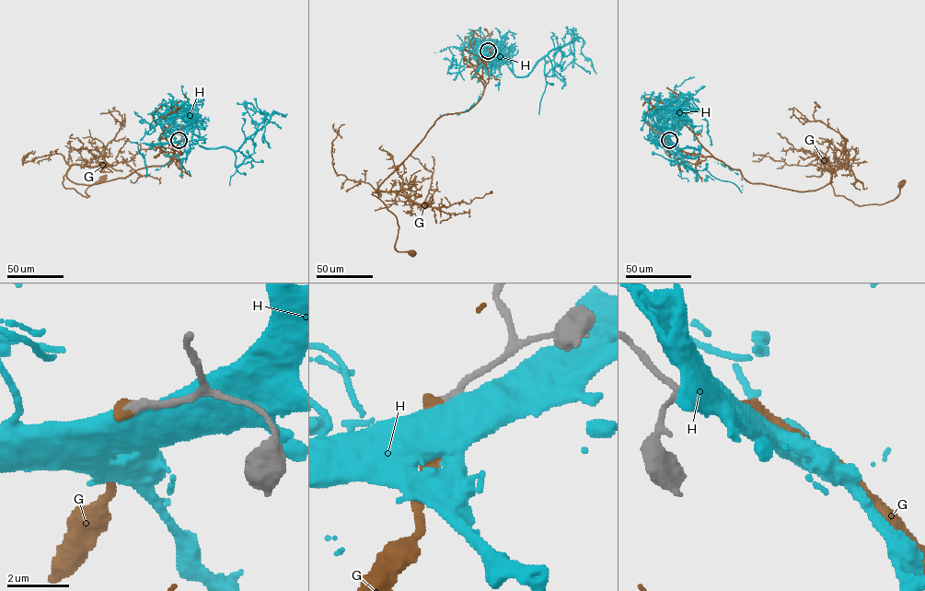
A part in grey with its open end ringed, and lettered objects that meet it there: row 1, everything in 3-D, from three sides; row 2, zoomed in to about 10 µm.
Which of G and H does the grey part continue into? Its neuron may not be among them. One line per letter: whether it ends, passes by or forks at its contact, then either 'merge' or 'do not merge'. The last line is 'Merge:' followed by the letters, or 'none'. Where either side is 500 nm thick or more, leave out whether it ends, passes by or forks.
G: it ends; merge
H: do not merge
Merge: G

